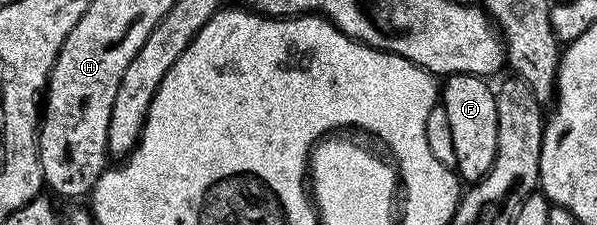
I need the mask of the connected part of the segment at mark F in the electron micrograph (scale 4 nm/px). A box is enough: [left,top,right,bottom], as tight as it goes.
[439,74,499,184]

